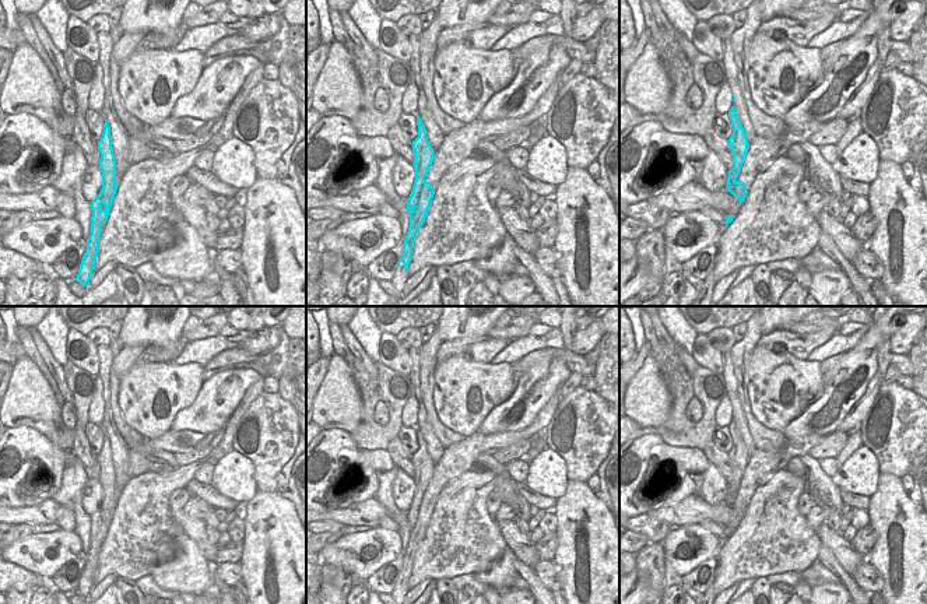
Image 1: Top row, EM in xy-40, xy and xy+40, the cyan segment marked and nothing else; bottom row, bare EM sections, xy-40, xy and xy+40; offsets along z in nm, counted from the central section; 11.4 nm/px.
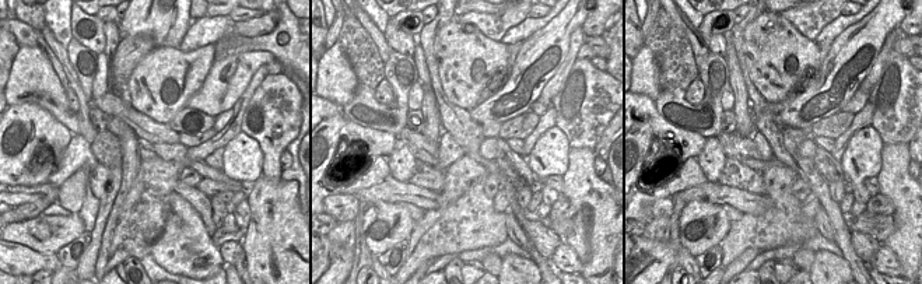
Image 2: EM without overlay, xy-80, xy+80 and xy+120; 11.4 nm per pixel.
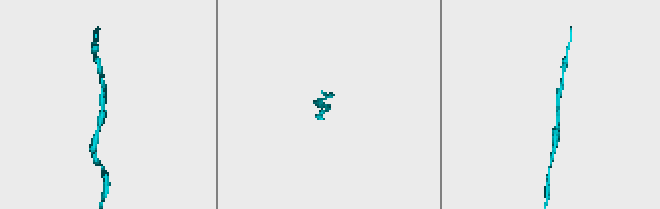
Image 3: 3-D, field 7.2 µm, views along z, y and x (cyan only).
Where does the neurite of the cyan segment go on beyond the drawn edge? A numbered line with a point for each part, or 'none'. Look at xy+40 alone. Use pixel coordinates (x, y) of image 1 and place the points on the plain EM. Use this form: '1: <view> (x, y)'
none

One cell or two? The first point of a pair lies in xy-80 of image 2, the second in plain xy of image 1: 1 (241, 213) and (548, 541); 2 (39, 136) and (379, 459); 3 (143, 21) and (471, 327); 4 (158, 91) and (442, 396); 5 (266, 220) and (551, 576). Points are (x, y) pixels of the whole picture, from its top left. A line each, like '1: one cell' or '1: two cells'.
1: two cells
2: two cells
3: one cell
4: one cell
5: two cells

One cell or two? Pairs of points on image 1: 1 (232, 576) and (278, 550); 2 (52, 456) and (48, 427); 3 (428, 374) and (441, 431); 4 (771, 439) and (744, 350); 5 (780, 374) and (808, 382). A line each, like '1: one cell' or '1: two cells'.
1: two cells
2: two cells
3: one cell
4: one cell
5: one cell

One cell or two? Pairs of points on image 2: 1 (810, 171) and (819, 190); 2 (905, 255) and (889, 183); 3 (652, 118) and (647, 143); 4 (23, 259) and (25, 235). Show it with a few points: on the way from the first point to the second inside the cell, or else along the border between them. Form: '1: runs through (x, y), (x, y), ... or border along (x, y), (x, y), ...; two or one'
1: runs through (810, 175), (819, 186); one
2: runs through (905, 237), (905, 202); one
3: border along (638, 121), (645, 121), (651, 130), (665, 142); two
4: border along (14, 242), (39, 252), (56, 253); two

